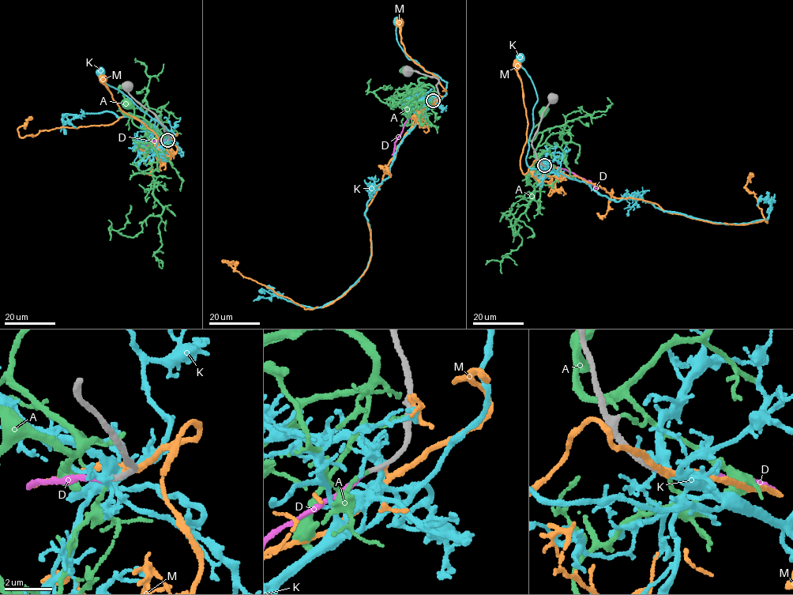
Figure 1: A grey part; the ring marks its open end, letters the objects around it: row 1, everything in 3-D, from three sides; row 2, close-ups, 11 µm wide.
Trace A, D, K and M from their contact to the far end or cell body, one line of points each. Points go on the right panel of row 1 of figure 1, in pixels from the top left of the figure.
A: (543, 165), (545, 168), (537, 173), (533, 166), (542, 133), (530, 140), (531, 129), (543, 112)
D: (544, 165), (553, 166), (569, 171), (590, 181), (599, 188)
K: (543, 165), (547, 170), (529, 167), (526, 161), (538, 97), (519, 57)
M: (543, 165), (618, 198), (735, 224), (767, 221), (755, 194), (744, 187), (750, 173)

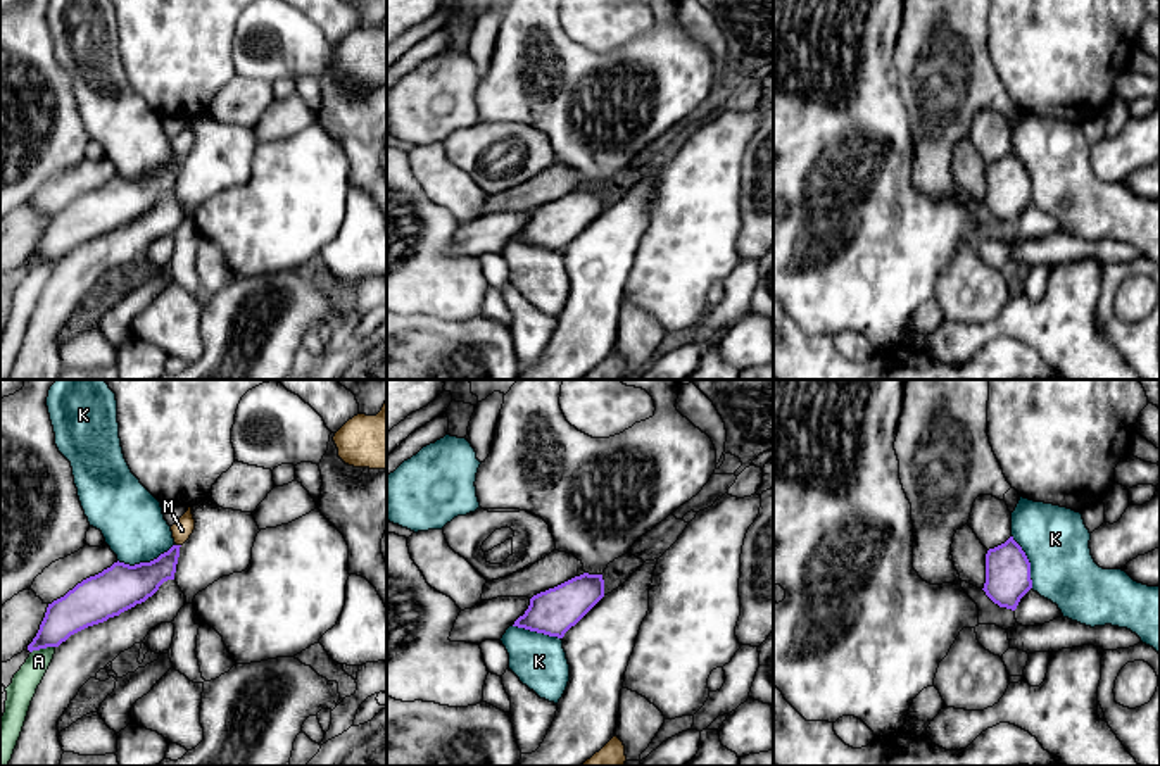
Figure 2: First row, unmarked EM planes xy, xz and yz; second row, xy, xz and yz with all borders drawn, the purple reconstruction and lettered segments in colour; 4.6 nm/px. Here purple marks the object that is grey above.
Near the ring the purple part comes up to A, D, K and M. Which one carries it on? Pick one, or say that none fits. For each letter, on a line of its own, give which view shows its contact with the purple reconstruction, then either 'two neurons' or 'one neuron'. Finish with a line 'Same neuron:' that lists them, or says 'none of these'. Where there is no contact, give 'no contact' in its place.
A: xy | two neurons
D: no contact | one neuron
K: xy | two neurons
M: xy | two neurons
Same neuron: D

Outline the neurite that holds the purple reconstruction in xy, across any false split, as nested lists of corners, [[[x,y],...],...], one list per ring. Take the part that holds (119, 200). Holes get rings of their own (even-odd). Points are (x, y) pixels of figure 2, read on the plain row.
[[[173,159],[150,176],[129,179],[117,174],[78,197],[64,210],[48,217],[28,264],[59,261],[71,248],[145,216],[164,195],[174,193],[180,160]]]

